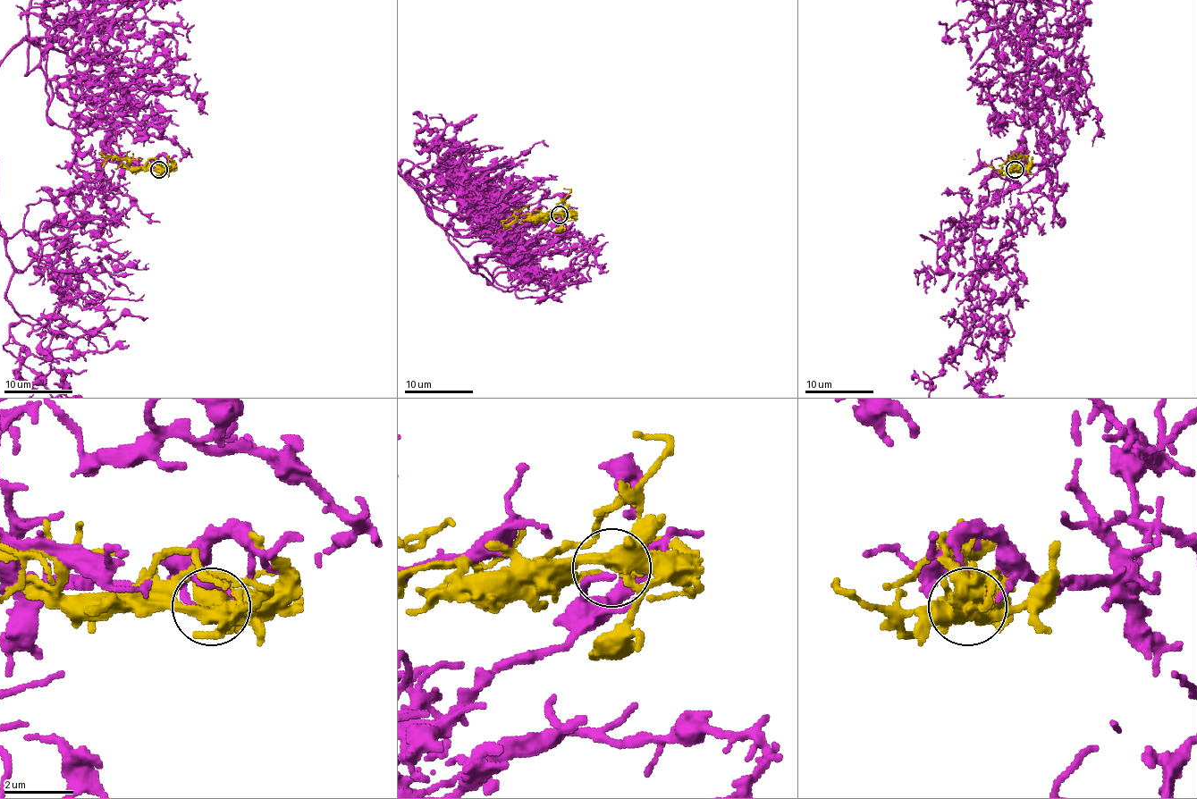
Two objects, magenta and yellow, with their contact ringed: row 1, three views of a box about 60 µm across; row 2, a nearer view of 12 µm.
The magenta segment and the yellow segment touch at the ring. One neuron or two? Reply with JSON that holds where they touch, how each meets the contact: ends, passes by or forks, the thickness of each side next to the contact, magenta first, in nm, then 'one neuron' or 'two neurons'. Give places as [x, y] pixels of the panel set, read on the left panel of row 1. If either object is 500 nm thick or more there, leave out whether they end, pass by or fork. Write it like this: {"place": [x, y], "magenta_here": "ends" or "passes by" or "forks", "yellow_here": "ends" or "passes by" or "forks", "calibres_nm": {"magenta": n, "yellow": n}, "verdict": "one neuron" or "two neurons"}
{"place": [158, 169], "magenta_here": "ends", "yellow_here": "forks", "calibres_nm": {"magenta": 190, "yellow": 360}, "verdict": "two neurons"}

